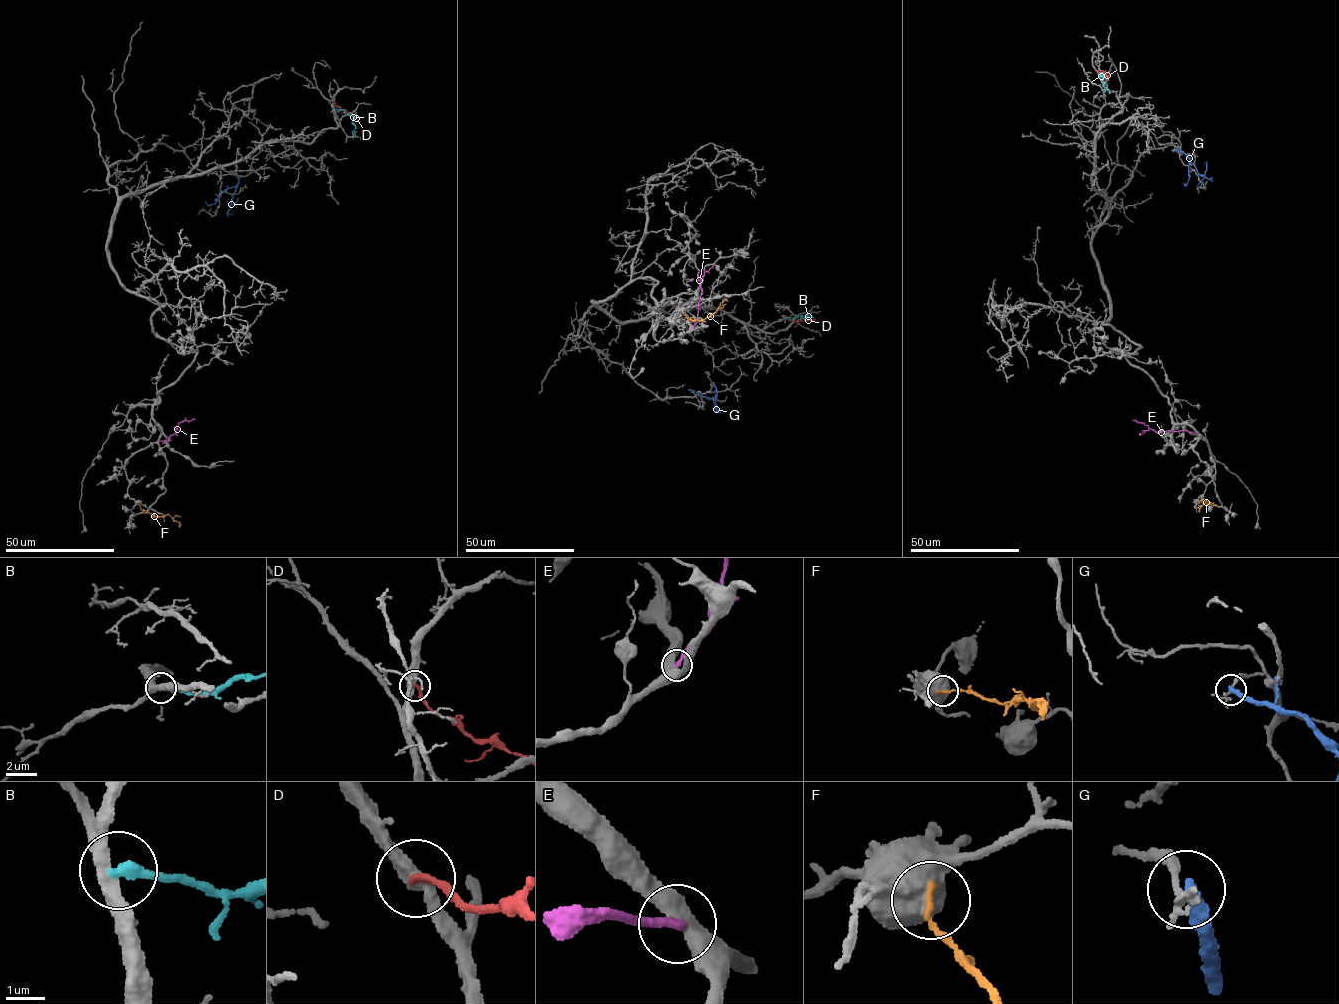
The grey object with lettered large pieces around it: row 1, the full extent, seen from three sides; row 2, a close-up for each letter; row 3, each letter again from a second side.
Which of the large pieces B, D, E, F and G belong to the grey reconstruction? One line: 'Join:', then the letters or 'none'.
Join: none

